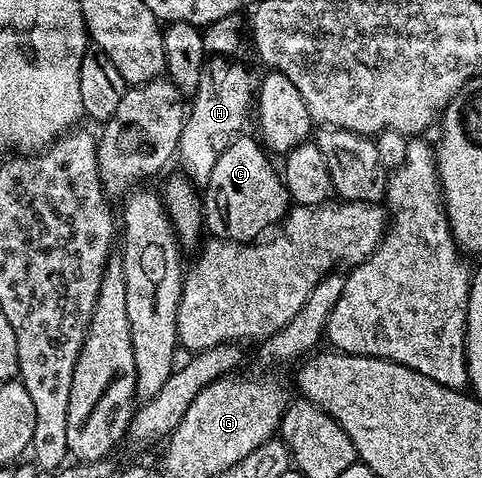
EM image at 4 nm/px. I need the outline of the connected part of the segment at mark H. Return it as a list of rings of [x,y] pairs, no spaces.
[[[237,61],[218,62],[221,64],[214,71],[212,68],[207,75],[207,83],[210,83],[210,87],[208,85],[198,87],[197,94],[191,99],[193,109],[191,105],[191,110],[183,125],[182,136],[179,137],[176,158],[185,162],[186,169],[184,170],[187,172],[187,178],[194,185],[203,185],[209,180],[211,169],[215,169],[215,161],[219,161],[223,149],[227,149],[227,145],[231,145],[231,141],[246,130],[245,122],[248,119],[250,122],[251,119],[251,108],[255,103],[255,79],[249,76],[249,71],[243,64],[233,62]]]

